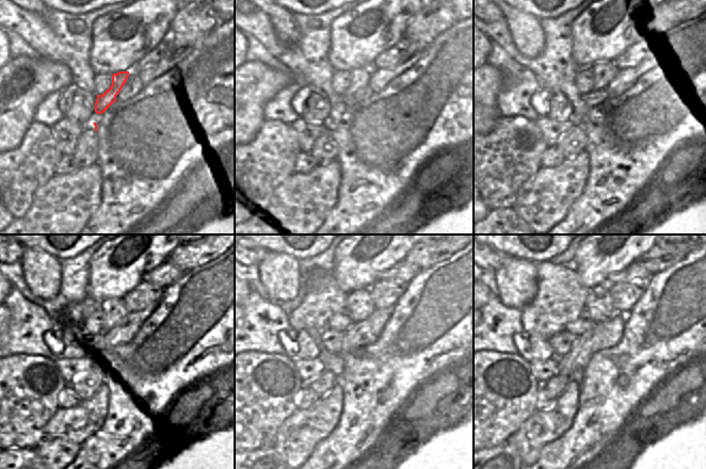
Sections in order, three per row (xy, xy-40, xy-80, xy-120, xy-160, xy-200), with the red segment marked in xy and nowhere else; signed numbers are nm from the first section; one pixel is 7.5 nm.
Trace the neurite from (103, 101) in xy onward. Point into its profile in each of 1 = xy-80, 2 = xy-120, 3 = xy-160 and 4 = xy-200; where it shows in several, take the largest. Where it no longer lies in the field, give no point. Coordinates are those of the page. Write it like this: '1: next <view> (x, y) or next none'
1: next xy-80 (604, 70)
2: next xy-120 (108, 304)
3: next xy-160 (359, 300)
4: next xy-200 (598, 300)

